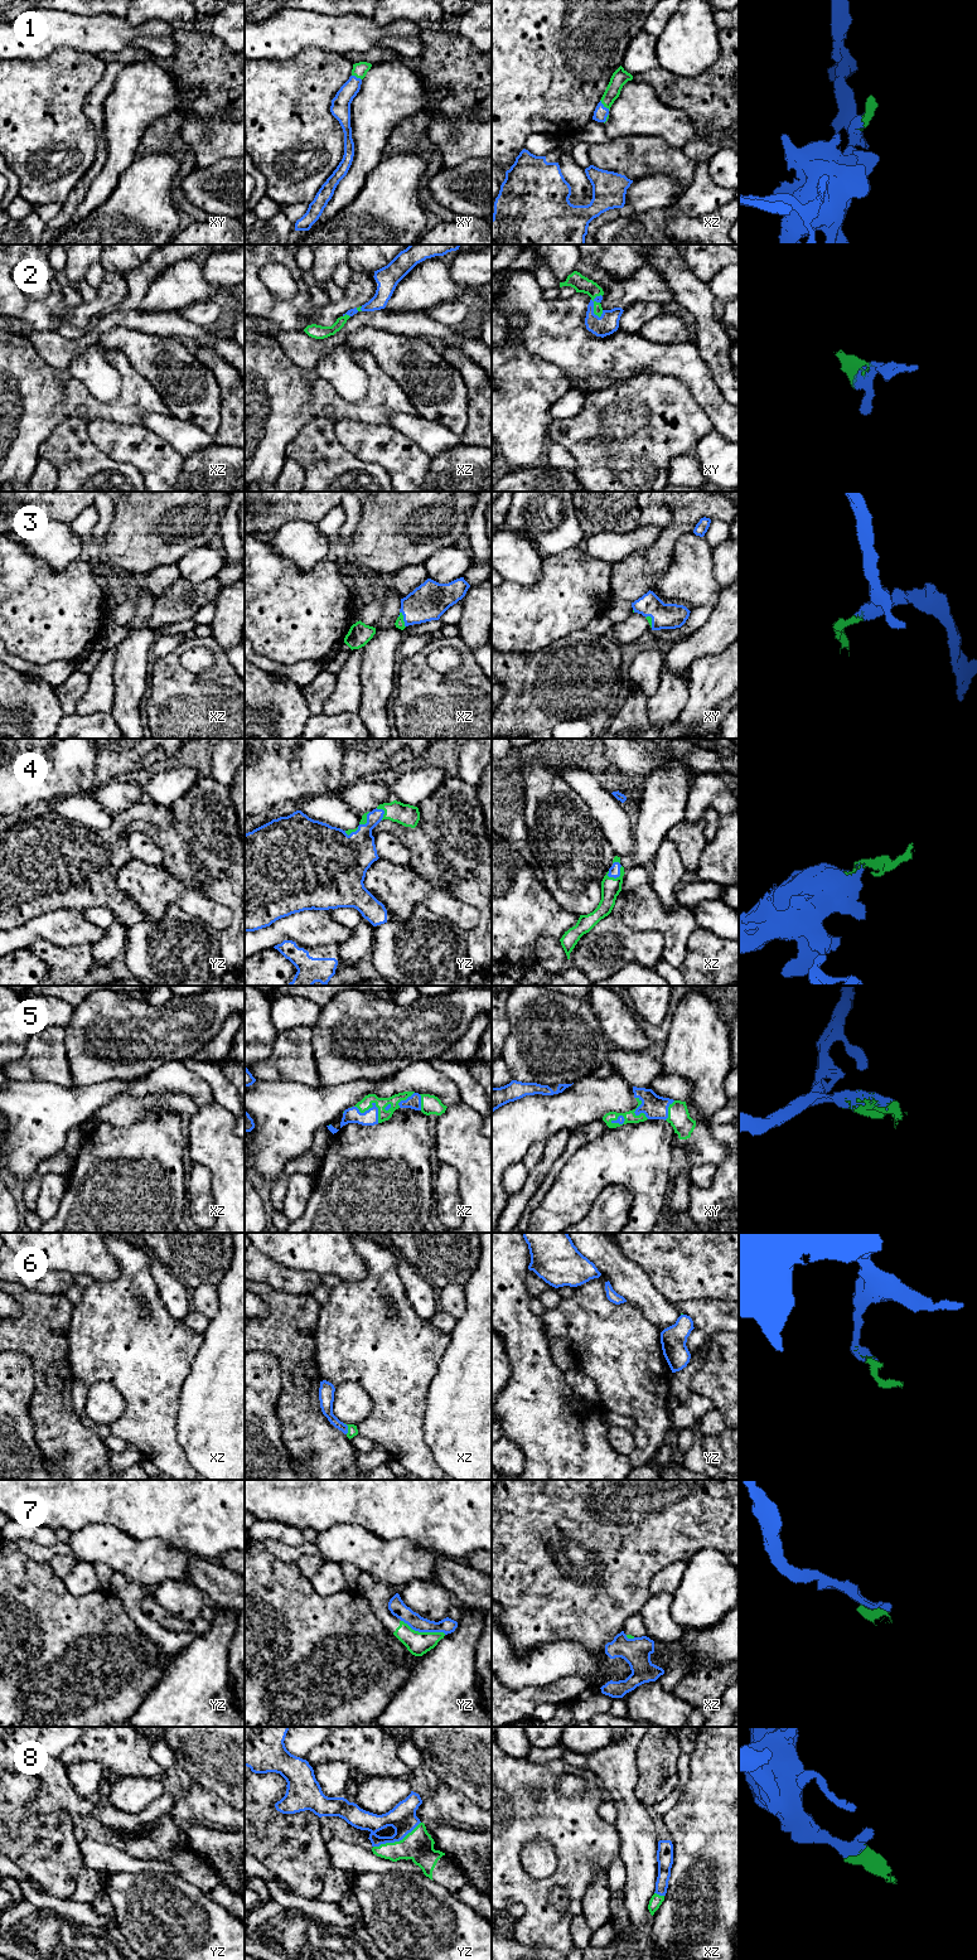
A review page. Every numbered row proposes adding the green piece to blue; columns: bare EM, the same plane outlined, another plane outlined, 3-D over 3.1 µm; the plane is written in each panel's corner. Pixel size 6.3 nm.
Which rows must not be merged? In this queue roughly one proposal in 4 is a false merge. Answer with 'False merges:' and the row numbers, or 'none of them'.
False merges: 7

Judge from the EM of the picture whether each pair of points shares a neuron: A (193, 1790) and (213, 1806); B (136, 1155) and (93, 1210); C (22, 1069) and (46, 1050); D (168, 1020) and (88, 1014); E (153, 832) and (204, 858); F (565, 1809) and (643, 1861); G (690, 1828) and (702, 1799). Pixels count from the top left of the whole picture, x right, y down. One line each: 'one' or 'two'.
A: one
B: one
C: one
D: one
E: one
F: two
G: one

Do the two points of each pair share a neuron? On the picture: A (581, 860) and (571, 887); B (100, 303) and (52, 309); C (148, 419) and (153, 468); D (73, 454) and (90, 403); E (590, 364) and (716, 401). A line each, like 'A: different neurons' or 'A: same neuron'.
A: same neuron
B: same neuron
C: different neurons
D: different neurons
E: same neuron

